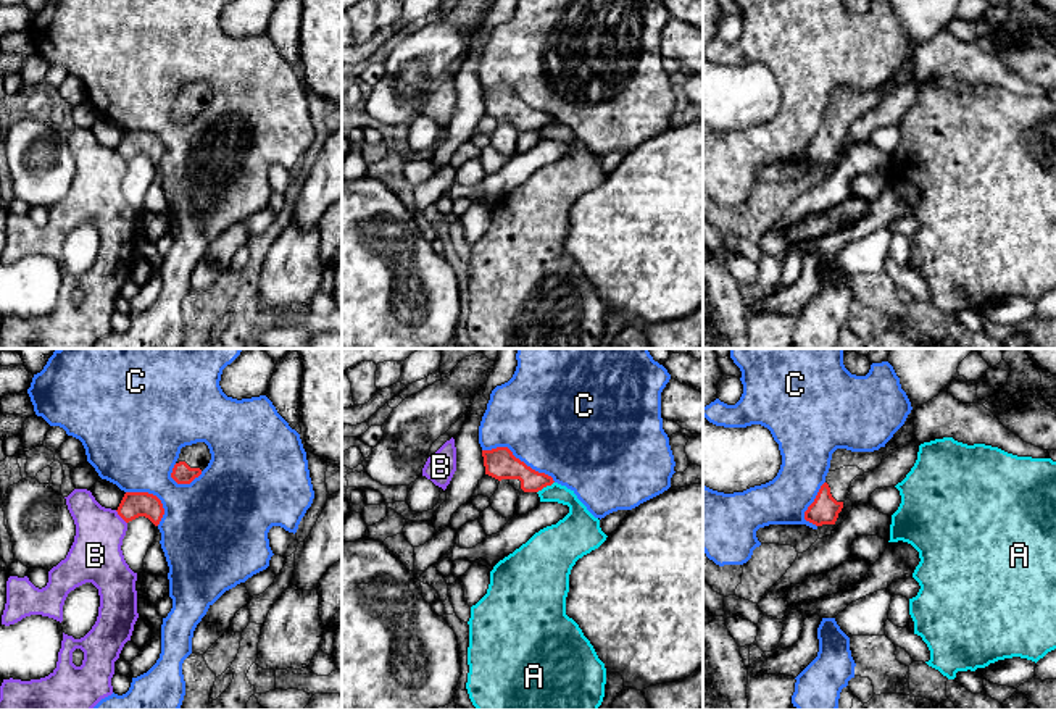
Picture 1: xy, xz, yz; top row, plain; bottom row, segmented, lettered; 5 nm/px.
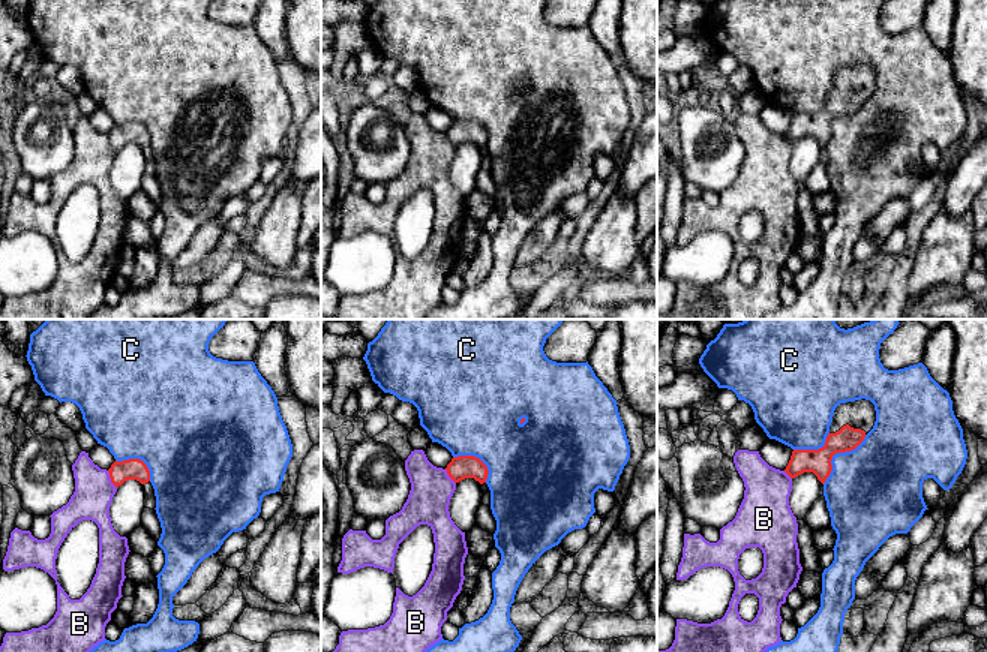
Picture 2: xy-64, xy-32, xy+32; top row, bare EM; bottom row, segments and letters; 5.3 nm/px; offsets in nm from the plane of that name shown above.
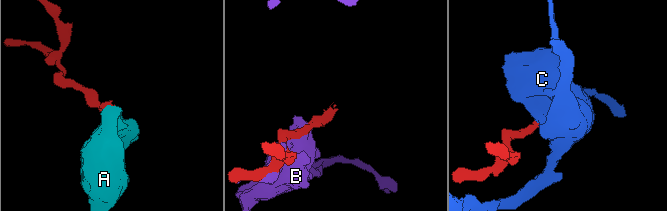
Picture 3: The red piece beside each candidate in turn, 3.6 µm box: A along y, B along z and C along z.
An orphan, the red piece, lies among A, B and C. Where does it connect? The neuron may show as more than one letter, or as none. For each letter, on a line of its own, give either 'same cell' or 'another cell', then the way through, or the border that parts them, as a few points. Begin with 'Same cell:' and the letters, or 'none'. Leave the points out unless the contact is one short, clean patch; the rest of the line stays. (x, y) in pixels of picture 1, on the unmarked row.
Same cell: none
A: another cell | along xz (553, 120), (537, 131)
B: another cell
C: another cell

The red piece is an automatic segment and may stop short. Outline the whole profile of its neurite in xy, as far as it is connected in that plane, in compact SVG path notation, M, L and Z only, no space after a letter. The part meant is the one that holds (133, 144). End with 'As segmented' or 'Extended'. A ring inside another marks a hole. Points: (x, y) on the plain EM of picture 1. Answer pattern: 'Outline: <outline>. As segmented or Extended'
Outline: M126 131L116 150L126 161L145 155L155 165L164 153L161 139L148 131Z. As segmented

